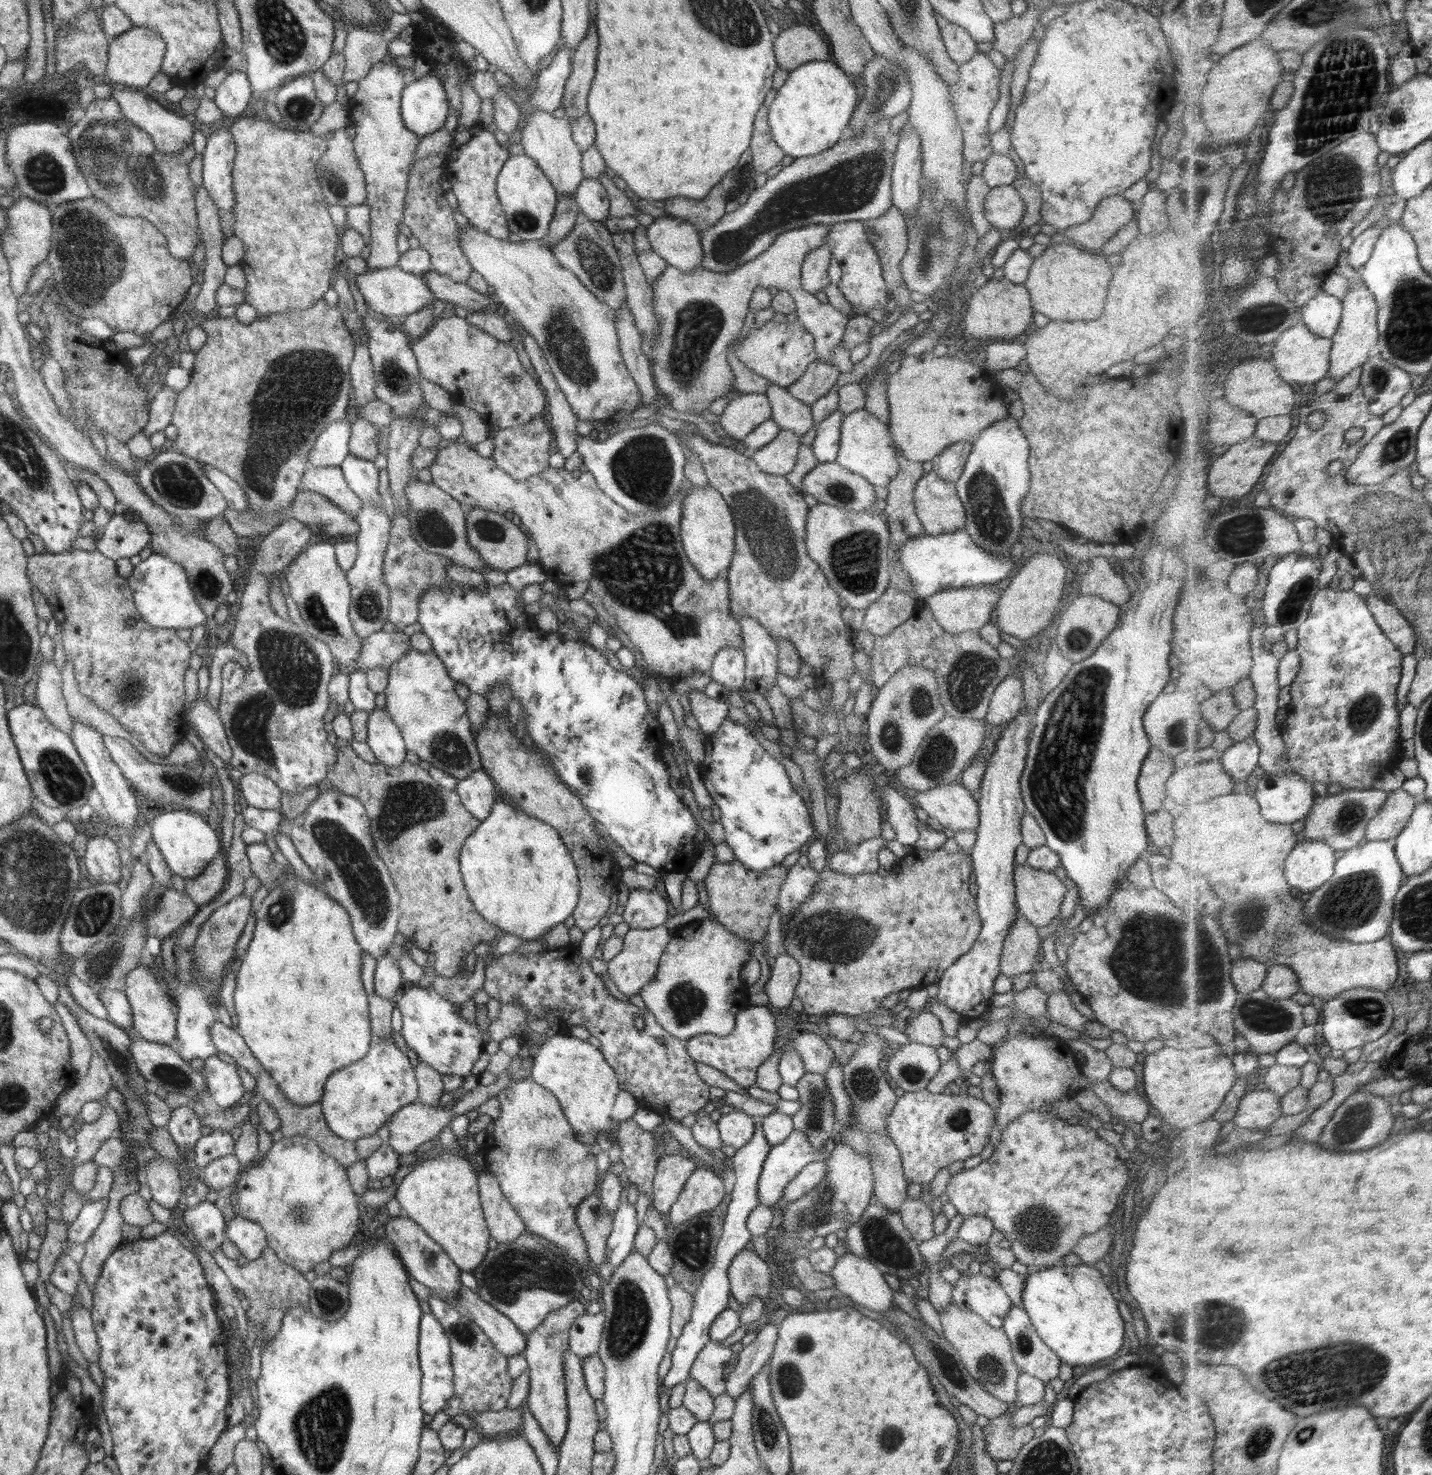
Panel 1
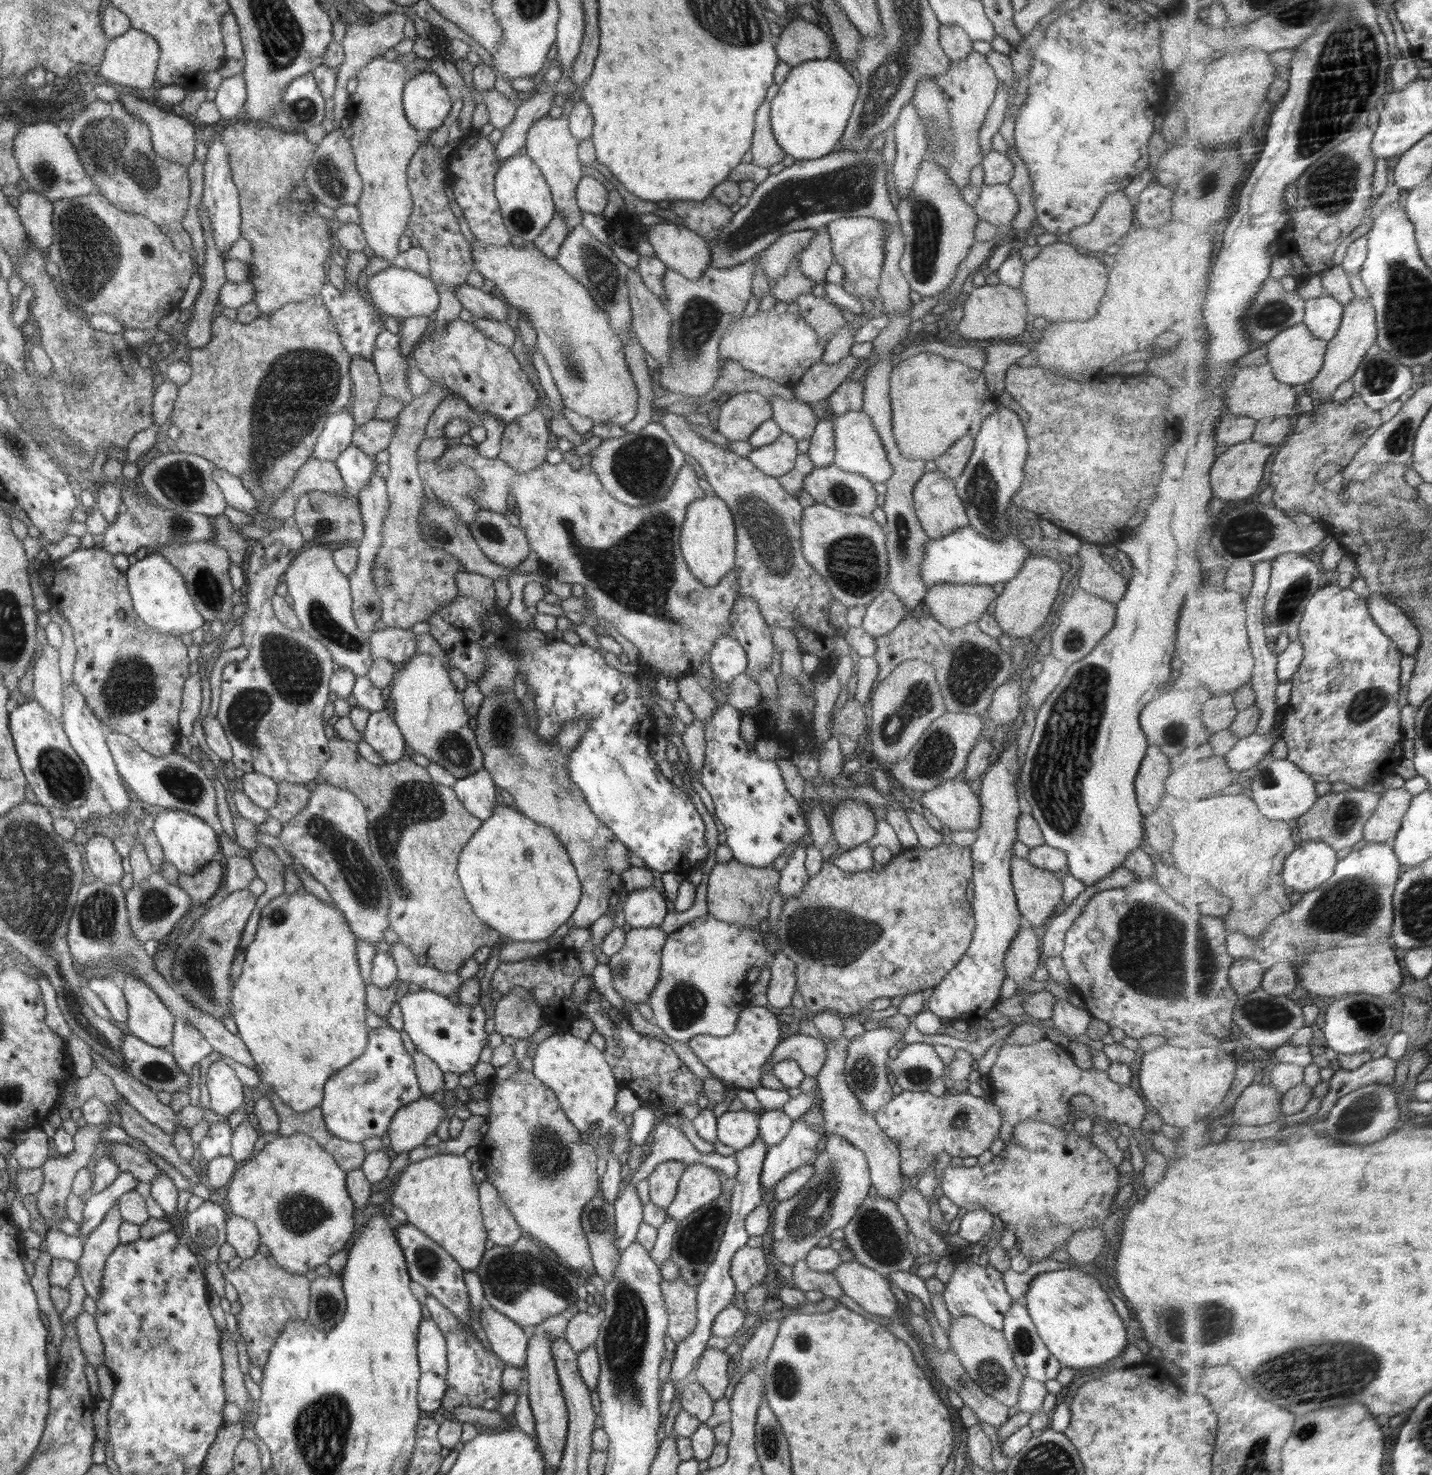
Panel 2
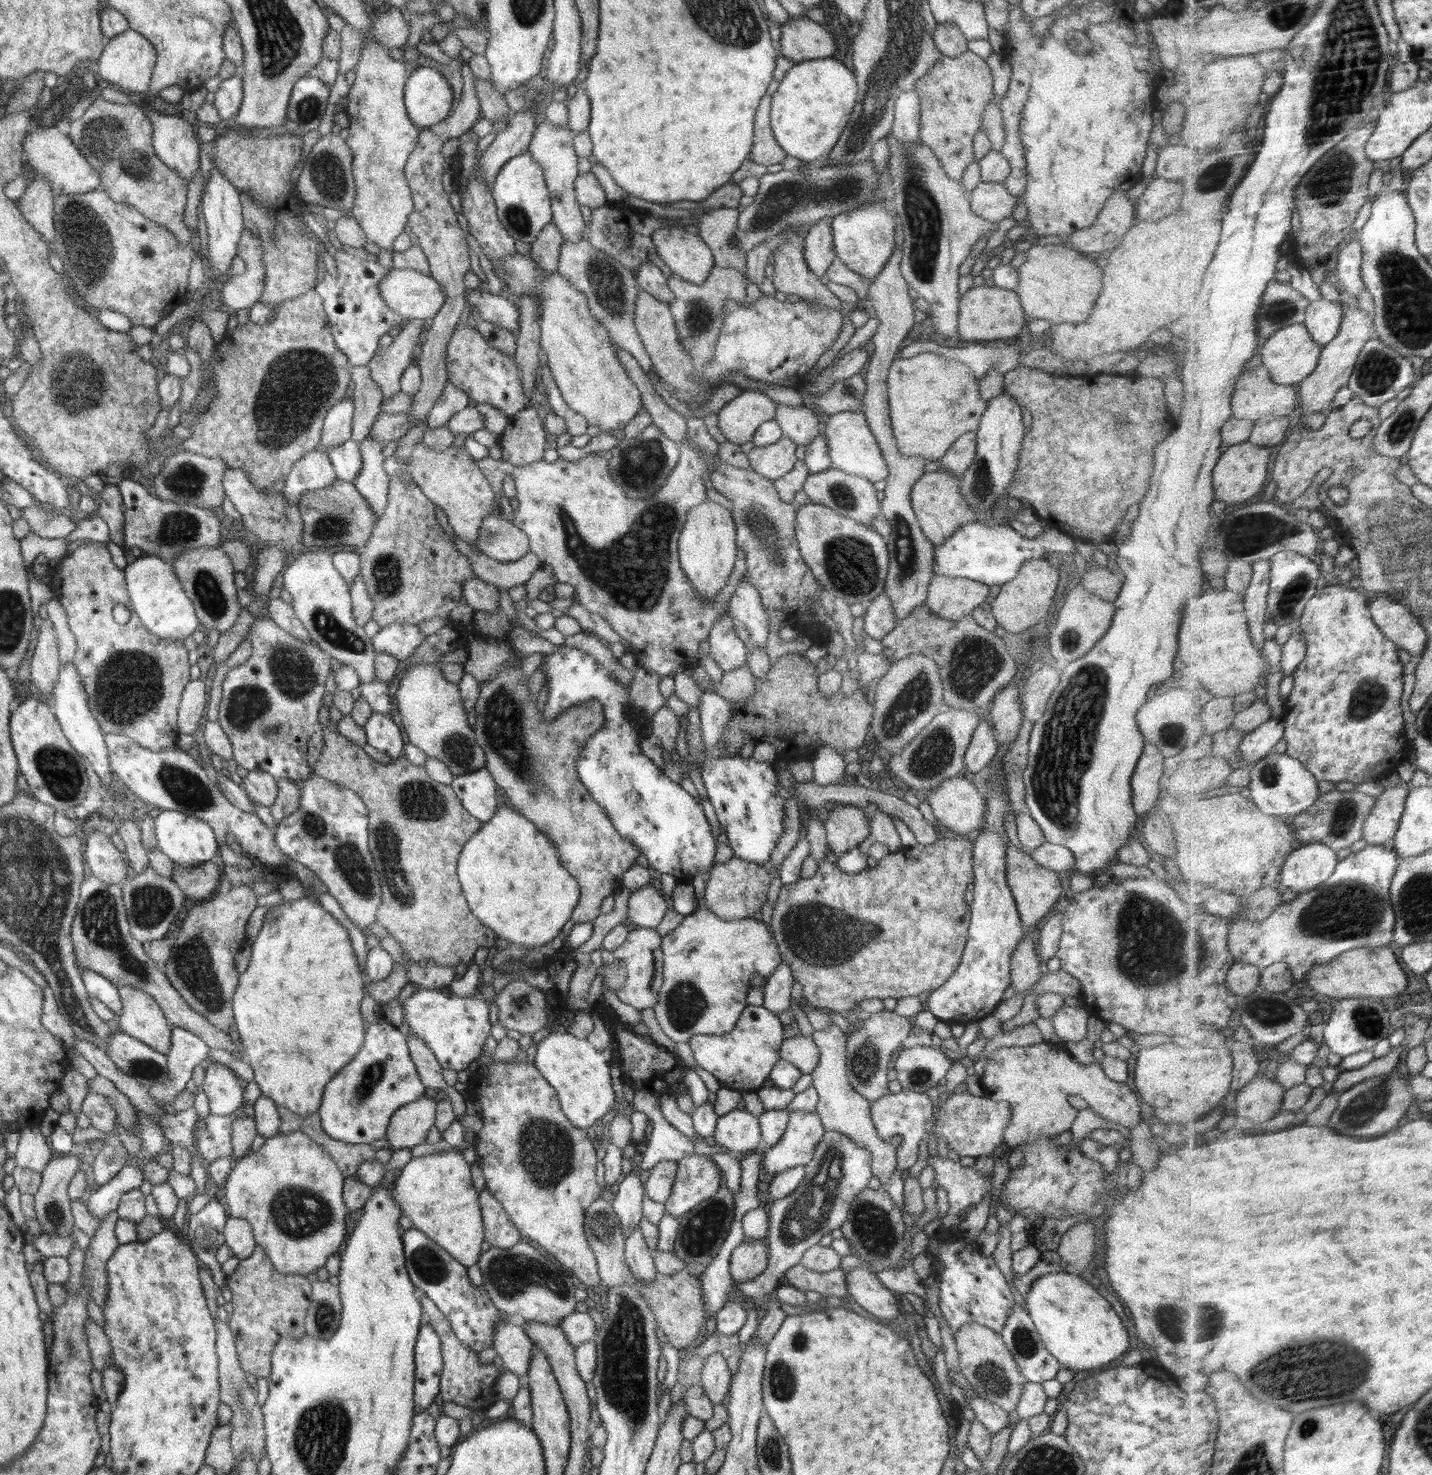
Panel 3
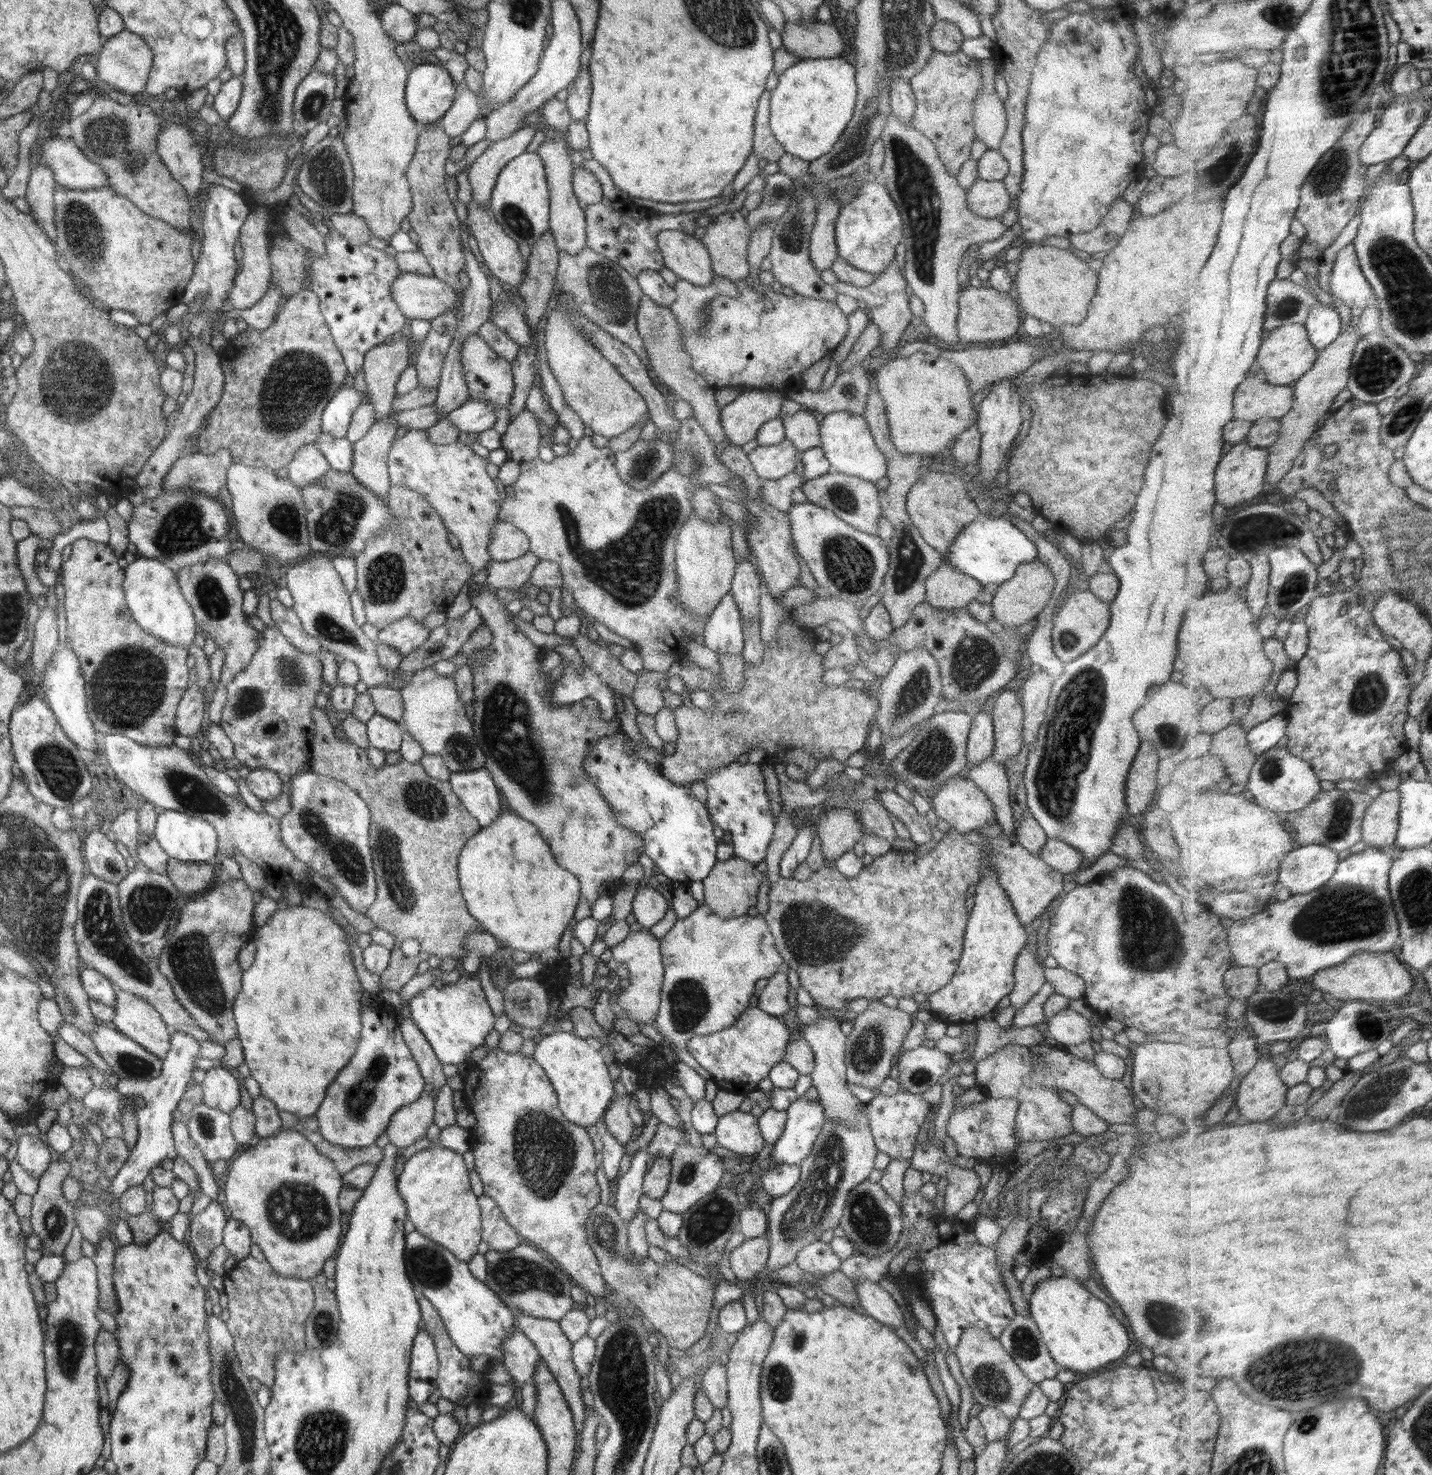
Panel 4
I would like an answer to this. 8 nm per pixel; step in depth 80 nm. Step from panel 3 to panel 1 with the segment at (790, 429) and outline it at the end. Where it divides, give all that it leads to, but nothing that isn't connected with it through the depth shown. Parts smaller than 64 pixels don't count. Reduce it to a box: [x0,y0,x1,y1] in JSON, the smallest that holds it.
[765,384,814,437]

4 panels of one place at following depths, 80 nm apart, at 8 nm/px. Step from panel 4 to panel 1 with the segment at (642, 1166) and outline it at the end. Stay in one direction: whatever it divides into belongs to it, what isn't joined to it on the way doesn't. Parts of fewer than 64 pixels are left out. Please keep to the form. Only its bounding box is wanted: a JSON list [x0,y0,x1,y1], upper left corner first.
[597,1201,639,1280]

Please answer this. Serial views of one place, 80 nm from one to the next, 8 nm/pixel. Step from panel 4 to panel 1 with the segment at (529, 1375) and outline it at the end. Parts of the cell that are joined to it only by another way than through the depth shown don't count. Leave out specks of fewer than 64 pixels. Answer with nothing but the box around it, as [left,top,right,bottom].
[453,1285,527,1357]

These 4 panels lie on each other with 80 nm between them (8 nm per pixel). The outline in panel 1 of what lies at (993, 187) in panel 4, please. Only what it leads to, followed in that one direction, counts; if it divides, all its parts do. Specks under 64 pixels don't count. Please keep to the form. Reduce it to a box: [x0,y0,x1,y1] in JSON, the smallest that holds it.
[984,185,1025,229]

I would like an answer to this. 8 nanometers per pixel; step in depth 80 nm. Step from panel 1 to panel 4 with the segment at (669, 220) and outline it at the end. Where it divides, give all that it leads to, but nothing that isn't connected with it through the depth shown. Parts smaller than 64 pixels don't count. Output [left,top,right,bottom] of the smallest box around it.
[656,230,712,286]

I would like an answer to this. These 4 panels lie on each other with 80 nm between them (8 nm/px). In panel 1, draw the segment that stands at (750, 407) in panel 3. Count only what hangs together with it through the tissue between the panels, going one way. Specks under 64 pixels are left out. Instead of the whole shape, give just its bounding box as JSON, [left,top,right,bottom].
[719,394,771,441]

